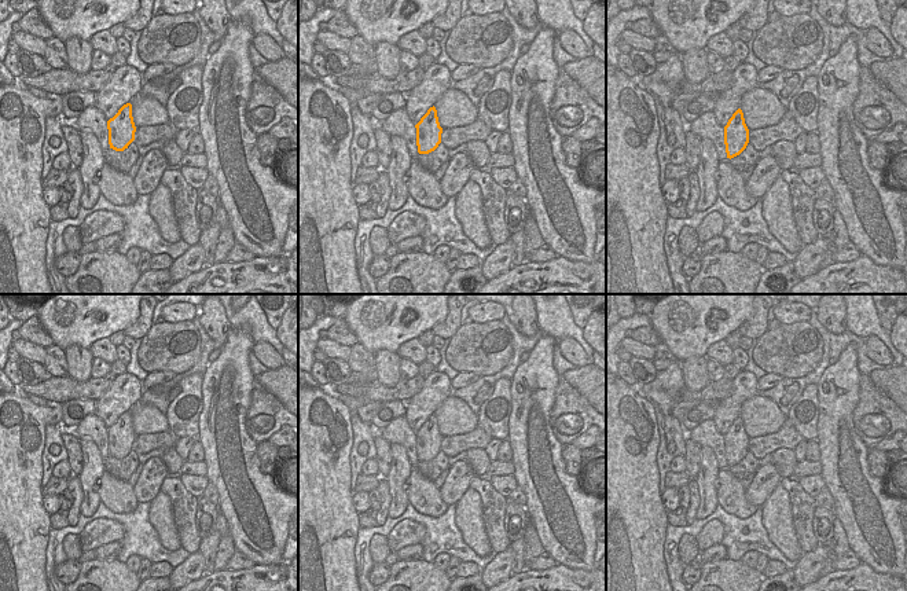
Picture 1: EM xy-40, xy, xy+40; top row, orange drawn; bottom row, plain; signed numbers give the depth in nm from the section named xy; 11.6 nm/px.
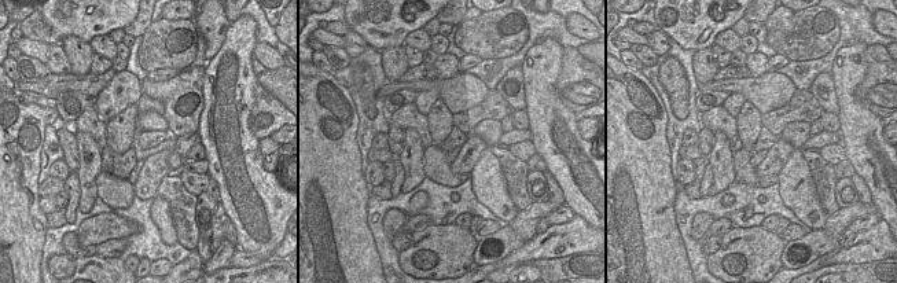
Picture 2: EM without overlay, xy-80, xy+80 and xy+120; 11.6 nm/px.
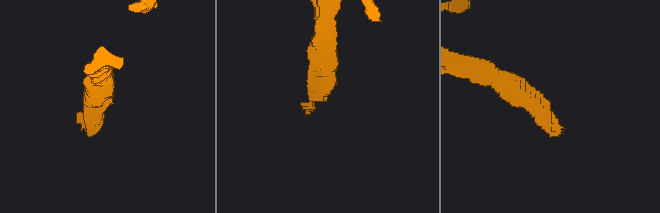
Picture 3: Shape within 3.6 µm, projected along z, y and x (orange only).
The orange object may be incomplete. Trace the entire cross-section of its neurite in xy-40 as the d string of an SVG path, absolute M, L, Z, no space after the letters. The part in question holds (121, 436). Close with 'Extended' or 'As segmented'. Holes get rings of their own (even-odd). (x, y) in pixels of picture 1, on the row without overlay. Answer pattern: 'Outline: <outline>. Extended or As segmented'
Outline: M136 404L107 429L110 456L124 459L135 448L137 436L166 430L169 430L168 418L155 405Z. Extended.

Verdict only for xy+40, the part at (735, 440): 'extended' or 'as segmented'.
extended

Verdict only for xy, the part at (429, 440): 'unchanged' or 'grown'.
grown

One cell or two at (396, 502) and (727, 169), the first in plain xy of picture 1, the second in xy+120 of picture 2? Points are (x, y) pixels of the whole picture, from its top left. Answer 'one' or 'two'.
one

